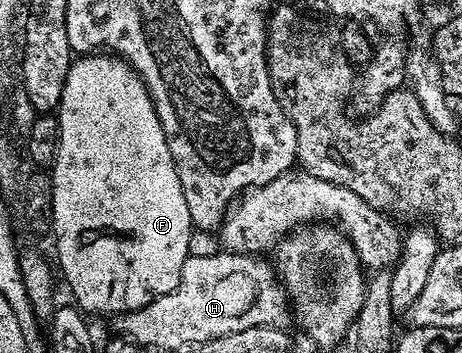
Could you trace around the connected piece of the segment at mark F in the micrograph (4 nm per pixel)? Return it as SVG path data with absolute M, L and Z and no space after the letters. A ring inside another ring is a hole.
M83 53L83 55L72 62L71 68L67 70L65 77L65 89L61 93L61 101L59 102L59 109L57 118L59 120L59 144L57 145L57 153L55 154L55 166L50 168L49 174L51 177L51 188L53 189L53 221L51 226L53 228L53 236L55 235L55 251L59 254L59 267L63 270L63 275L67 278L67 283L72 287L71 295L74 306L78 307L83 313L89 311L96 311L99 315L115 315L114 317L122 316L124 313L132 310L136 311L140 307L144 307L149 301L158 297L158 295L177 289L179 284L179 267L185 265L189 248L187 248L187 231L189 232L189 220L187 217L187 206L185 205L185 193L180 191L181 181L177 169L174 167L173 157L169 153L169 145L166 143L165 129L161 129L161 121L155 118L155 102L149 98L147 93L147 84L143 82L138 70L132 67L126 58L115 55L91 55L95 53Z

